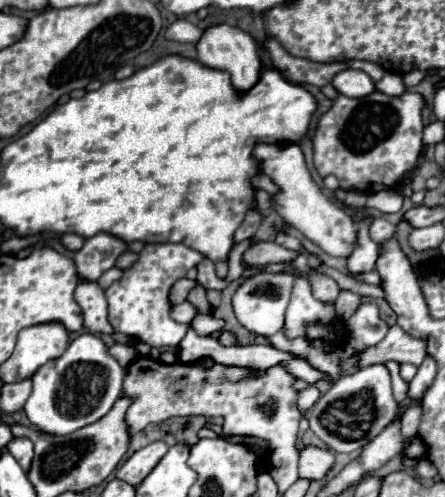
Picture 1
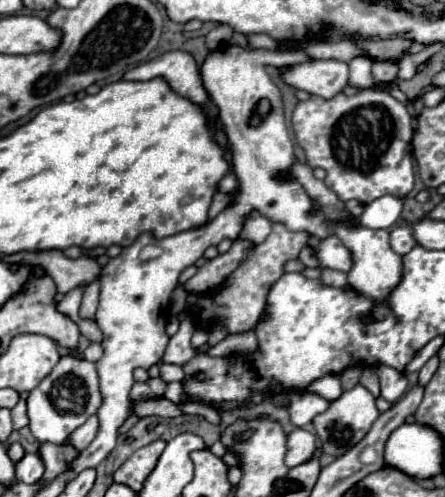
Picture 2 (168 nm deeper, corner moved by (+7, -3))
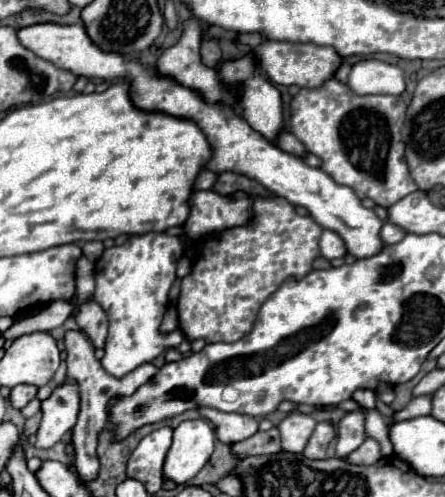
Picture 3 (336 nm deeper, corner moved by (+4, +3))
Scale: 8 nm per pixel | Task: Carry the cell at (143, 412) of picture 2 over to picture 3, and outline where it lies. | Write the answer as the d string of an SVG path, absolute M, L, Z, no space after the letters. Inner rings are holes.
M68 331L66 333L66 351L68 351L68 357L66 357L68 377L72 381L76 381L78 389L80 389L80 413L78 413L76 425L72 427L72 443L74 443L74 451L76 451L76 471L82 481L88 481L88 477L96 477L96 469L100 467L100 465L96 465L96 437L106 425L108 401L118 395L134 393L140 385L144 385L144 381L154 377L158 369L152 363L146 363L120 379L112 377L102 369L100 361L94 357L94 345L82 331Z

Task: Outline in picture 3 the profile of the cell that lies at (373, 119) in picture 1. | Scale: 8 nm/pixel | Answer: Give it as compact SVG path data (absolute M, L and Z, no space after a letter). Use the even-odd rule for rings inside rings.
M336 79L324 81L314 89L300 89L290 103L290 131L304 143L308 153L322 159L322 171L336 183L348 185L360 199L370 197L380 207L390 207L402 197L416 191L416 183L408 175L404 163L404 143L400 139L400 127L404 123L406 103L394 95L356 95L346 83Z

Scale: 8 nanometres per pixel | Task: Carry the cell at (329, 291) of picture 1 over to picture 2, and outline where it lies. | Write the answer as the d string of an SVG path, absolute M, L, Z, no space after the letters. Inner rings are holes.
M323 269L321 271L321 285L325 287L343 287L347 285L347 275L341 271L333 271L333 269Z

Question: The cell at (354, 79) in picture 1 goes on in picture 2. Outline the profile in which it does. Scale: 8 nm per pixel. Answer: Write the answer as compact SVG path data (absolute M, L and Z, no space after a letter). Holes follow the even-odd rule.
M311 59L301 65L289 67L283 81L295 89L305 89L311 95L331 99L339 95L349 83L349 67L343 61Z

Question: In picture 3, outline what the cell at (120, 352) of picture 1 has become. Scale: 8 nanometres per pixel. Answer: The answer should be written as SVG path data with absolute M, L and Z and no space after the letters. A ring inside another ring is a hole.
M94 299L80 303L80 313L76 315L76 323L80 331L84 331L90 337L94 347L104 347L108 335L108 317Z

